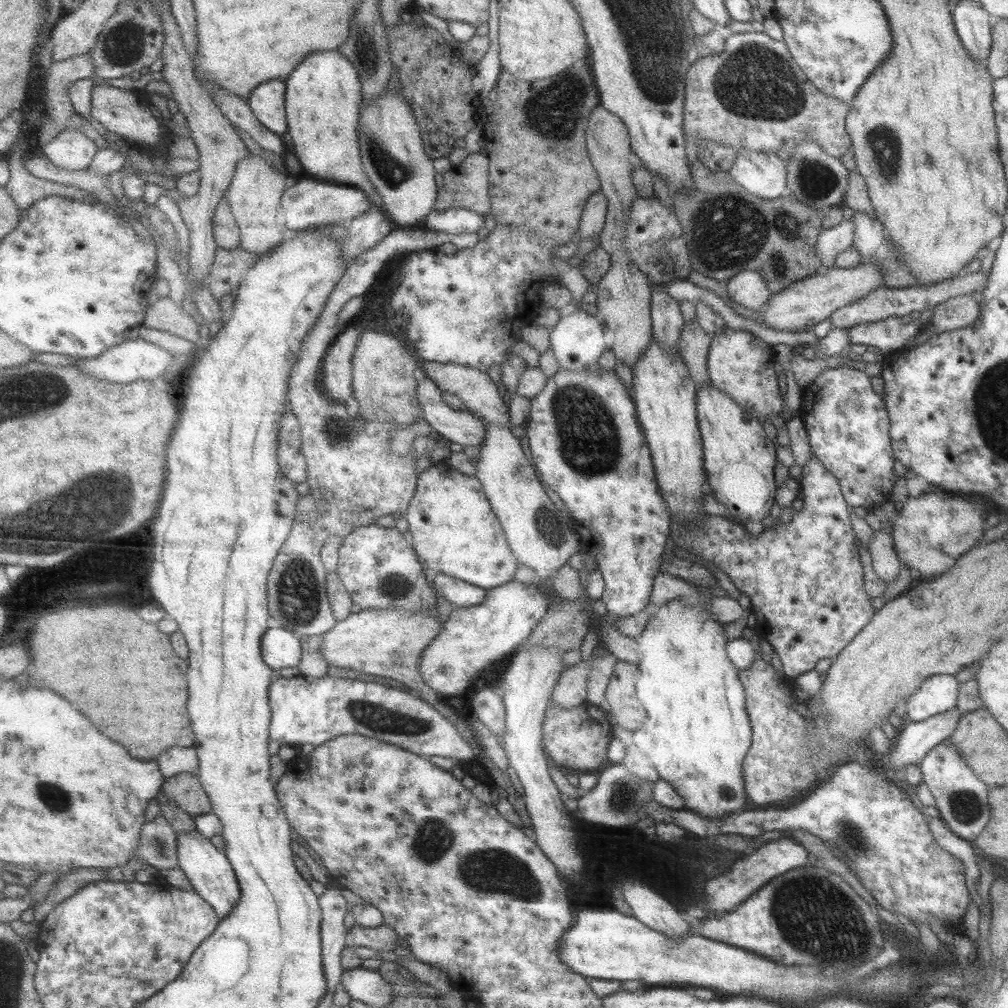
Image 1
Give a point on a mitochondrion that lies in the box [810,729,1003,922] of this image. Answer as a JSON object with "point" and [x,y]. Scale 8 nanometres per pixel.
{"point":[963,807]}

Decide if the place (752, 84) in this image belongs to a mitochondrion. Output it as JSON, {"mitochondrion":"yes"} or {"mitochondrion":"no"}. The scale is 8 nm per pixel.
{"mitochondrion":"yes"}

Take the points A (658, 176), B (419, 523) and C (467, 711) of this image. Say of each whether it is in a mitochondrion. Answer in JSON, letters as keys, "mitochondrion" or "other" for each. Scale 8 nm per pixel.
{"A":"other","B":"other","C":"other"}

